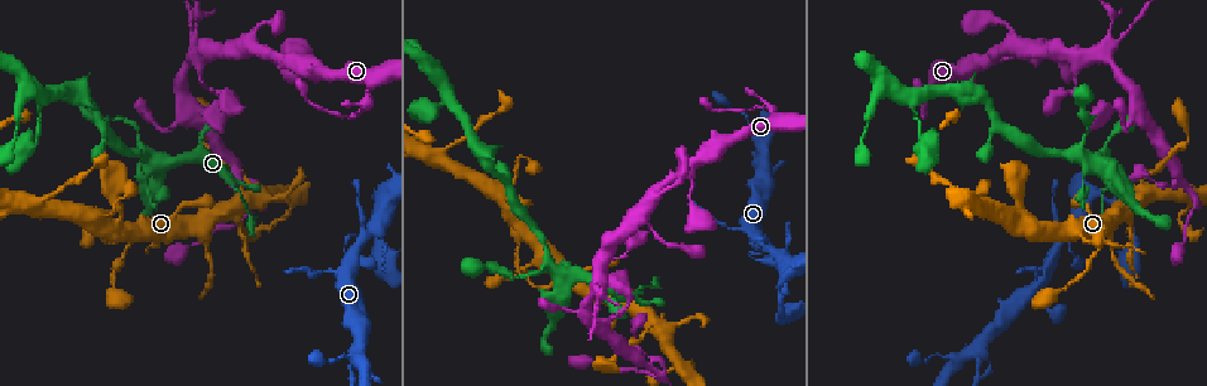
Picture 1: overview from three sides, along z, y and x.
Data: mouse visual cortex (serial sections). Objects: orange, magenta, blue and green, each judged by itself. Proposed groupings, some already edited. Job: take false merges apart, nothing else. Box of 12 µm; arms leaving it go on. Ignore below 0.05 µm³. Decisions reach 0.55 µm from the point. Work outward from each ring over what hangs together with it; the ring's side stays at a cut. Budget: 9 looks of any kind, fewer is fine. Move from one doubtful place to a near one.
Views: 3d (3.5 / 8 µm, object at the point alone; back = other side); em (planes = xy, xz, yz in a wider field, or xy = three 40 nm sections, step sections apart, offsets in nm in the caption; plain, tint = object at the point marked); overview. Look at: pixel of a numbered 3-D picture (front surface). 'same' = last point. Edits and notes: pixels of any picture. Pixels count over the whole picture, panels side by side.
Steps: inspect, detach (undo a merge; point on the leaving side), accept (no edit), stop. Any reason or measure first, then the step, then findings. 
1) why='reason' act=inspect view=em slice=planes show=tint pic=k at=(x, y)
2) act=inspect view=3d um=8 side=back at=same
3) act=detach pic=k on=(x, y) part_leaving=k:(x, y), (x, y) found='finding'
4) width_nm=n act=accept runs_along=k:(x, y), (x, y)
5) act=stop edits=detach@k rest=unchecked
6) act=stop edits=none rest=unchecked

why='thick turns thin' act=inspect view=3d um=8 pic=1 at=(1145, 196)

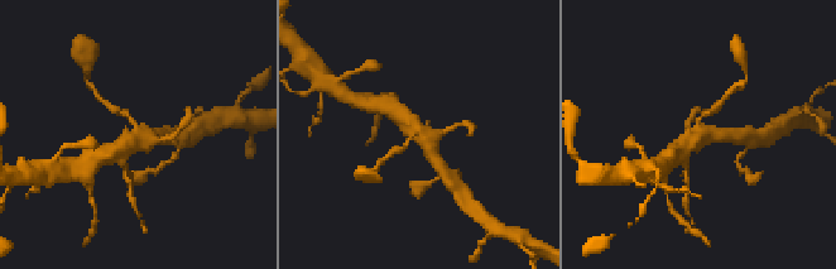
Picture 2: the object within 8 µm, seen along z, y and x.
act=inspect view=3d um=3.5 pic=2 at=(698, 139)

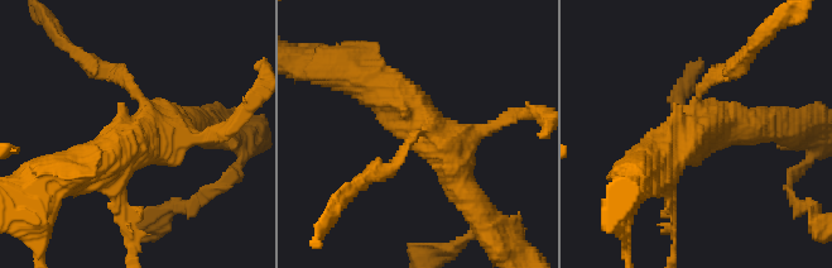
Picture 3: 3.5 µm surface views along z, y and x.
why='now the EM' act=inspect view=em slice=xy step=2 show=tint pic=3 at=(701, 127)

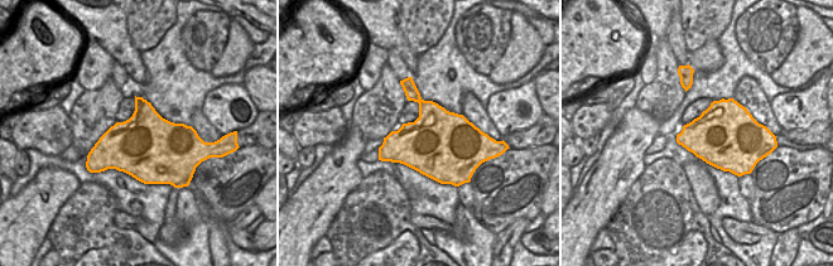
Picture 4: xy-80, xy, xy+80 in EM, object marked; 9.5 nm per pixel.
act=accept found='all the same cell'

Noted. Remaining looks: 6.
why='a narrow waist' act=inspect view=3d um=3.5 pic=1 at=(1081, 154)

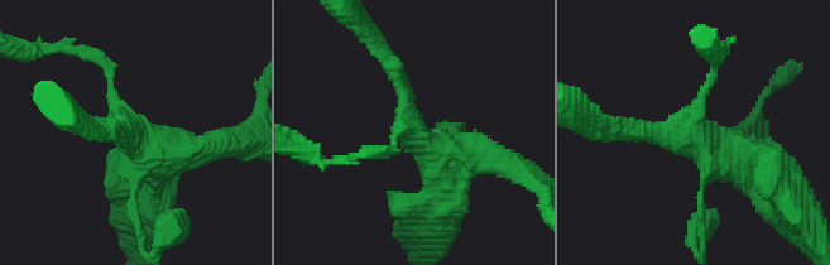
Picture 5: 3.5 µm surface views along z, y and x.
act=inspect view=em slice=xy step=5 show=tint pic=5 at=(700, 137)

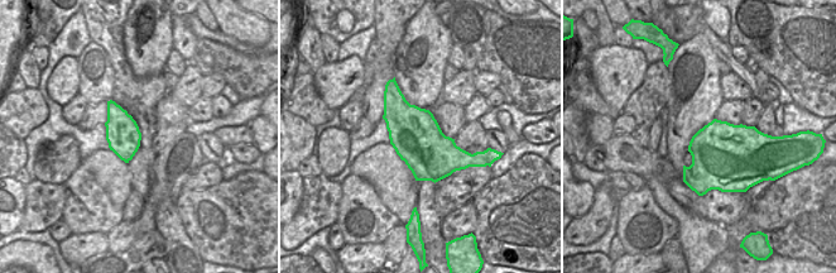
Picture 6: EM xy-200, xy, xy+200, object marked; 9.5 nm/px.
act=accept runs_along=5:(511, 167), (441, 157), (398, 80) found='one cell here'

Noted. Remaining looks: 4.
why='a fork' act=inspect view=3d um=3.5 pic=1 at=(506, 183)

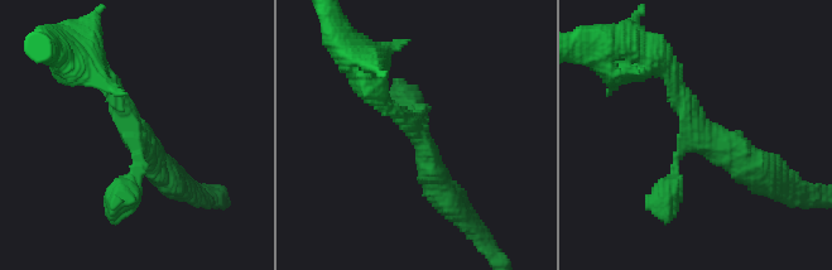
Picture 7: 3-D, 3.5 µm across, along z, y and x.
why='now the EM' act=inspect view=em slice=xy step=3 show=tint pic=7 at=(702, 134)

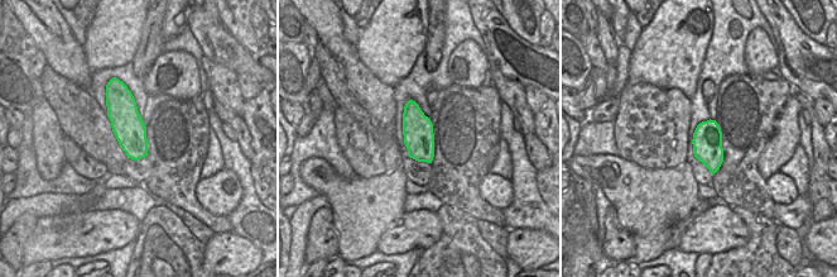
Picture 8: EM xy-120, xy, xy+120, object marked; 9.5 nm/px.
width_nm=280 act=accept runs_along=7:(765, 173), (697, 130), (665, 68) found='all the same cell'

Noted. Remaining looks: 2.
why='calibre changes' act=inspect view=3d um=3.5 pic=1 at=(1081, 237)

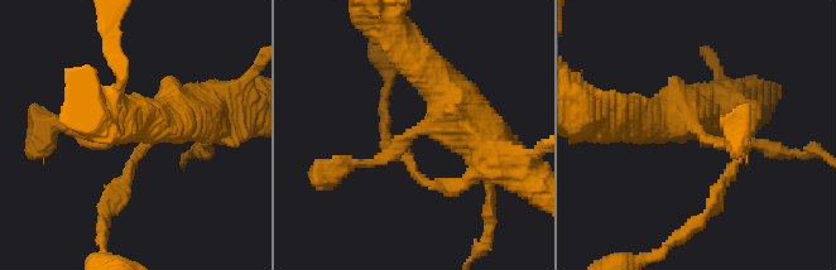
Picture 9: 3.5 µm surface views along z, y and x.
arm_widths_nm=150,600 act=inspect view=em slice=xy step=2 show=tint pic=9 at=(696, 127)

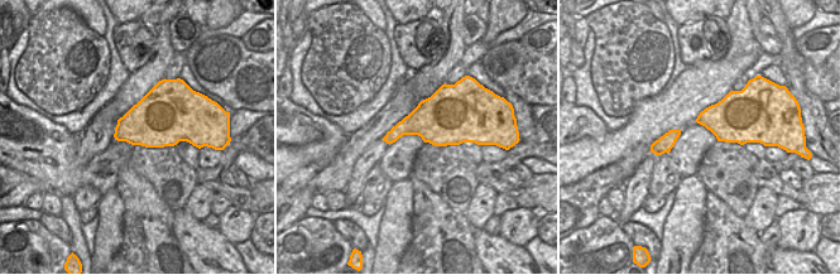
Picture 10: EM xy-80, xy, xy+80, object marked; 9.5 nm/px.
act=accept found='one cell here'

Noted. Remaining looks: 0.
act=stop edits=none rest=unchecked

